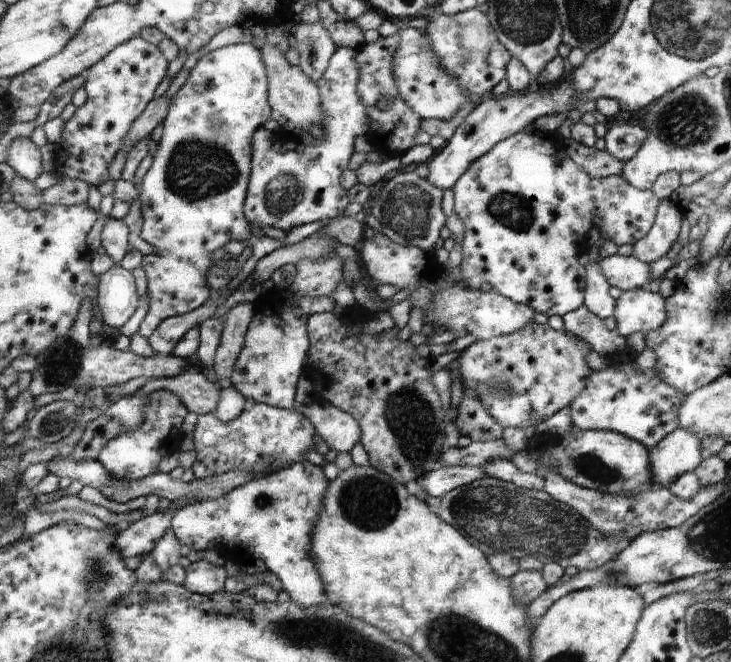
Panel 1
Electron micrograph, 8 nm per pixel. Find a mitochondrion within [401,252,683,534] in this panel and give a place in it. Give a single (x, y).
(587, 463)

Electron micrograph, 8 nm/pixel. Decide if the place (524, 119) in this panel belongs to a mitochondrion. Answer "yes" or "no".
no

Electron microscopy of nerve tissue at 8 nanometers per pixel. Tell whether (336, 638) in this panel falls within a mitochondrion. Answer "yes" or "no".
yes

